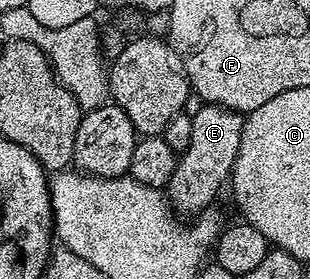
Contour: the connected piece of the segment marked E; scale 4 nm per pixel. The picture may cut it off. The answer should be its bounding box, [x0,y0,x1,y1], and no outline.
[164,104,243,218]

